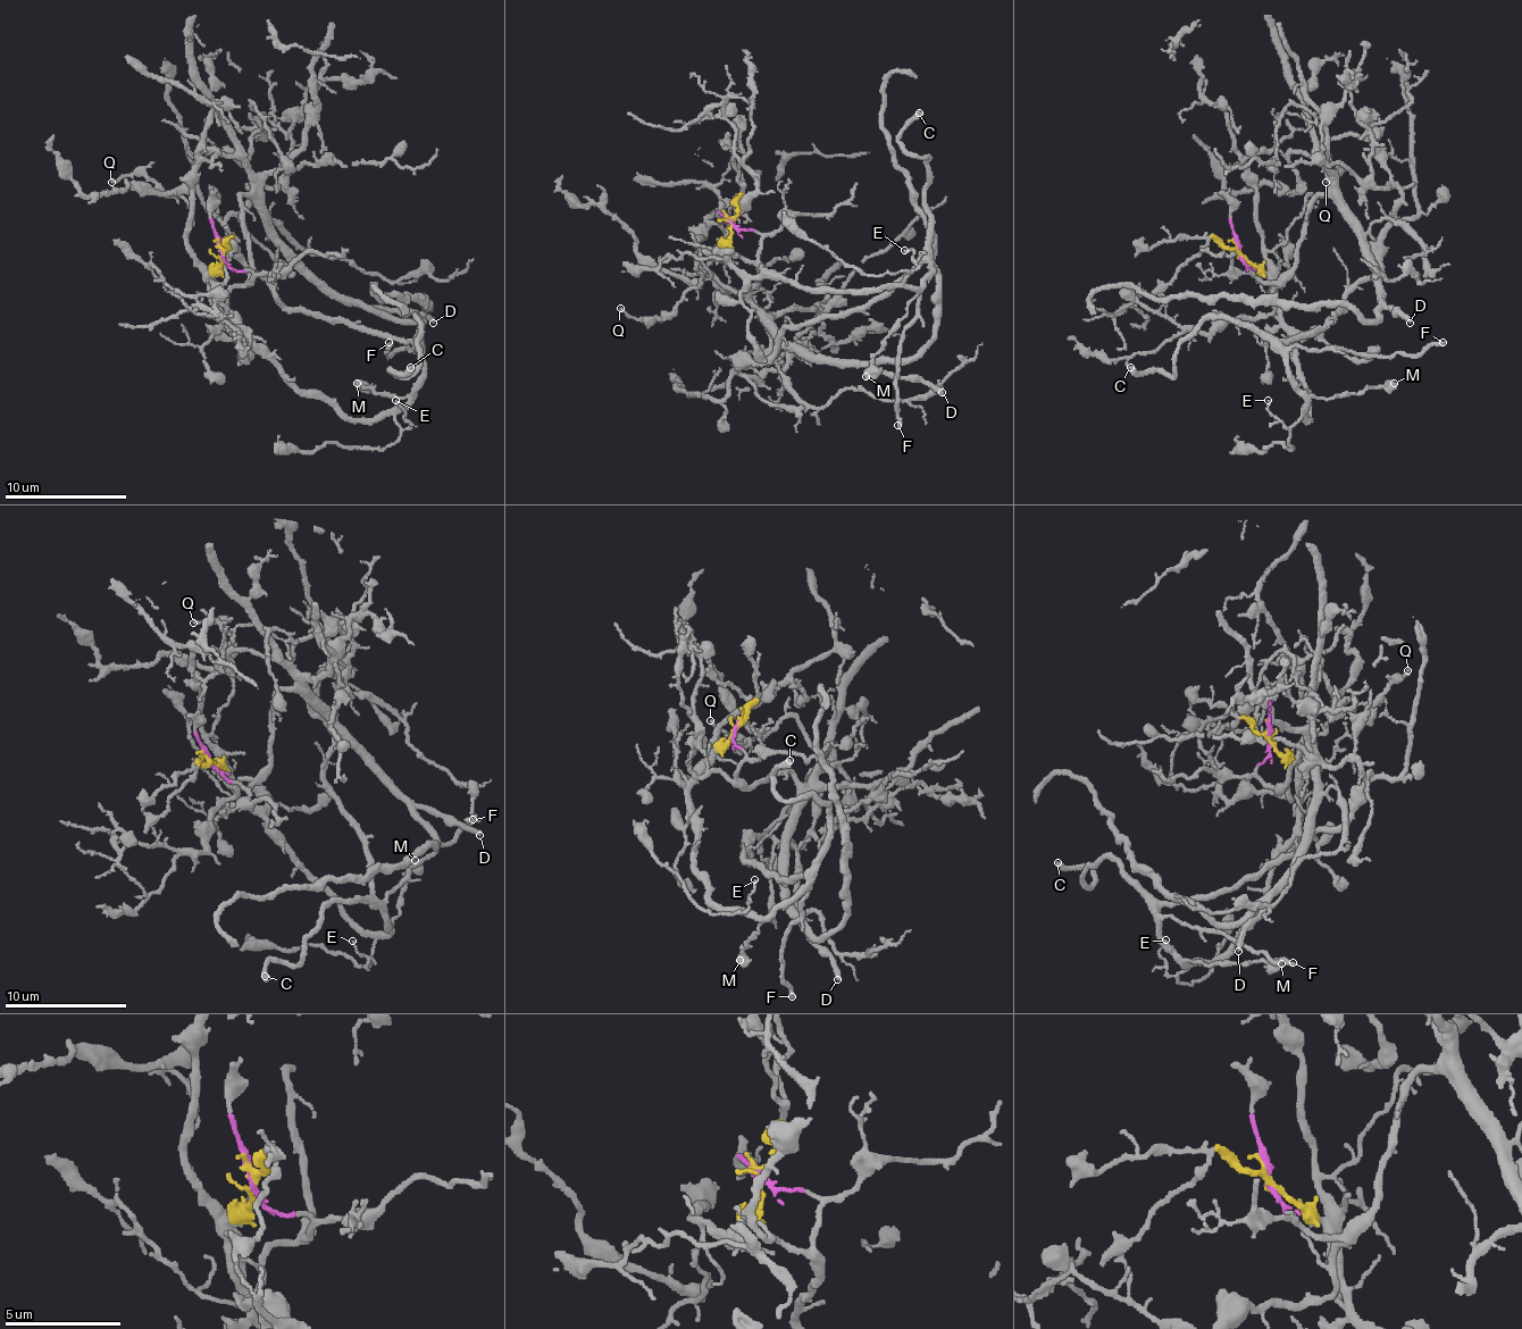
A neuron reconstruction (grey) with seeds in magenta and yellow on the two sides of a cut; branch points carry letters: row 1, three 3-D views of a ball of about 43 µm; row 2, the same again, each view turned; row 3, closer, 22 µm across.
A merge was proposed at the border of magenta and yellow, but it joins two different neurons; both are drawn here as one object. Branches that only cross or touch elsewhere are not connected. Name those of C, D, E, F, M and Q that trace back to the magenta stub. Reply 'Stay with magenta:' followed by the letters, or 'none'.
Stay with magenta: D

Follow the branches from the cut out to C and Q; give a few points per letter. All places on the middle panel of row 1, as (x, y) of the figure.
C: (730, 222), (721, 252), (739, 270), (810, 289), (920, 286), (933, 274), (926, 158), (899, 139), (920, 111)
Q: (730, 222), (730, 234), (718, 249), (700, 252), (700, 283), (669, 314), (651, 319), (633, 319), (620, 307)

